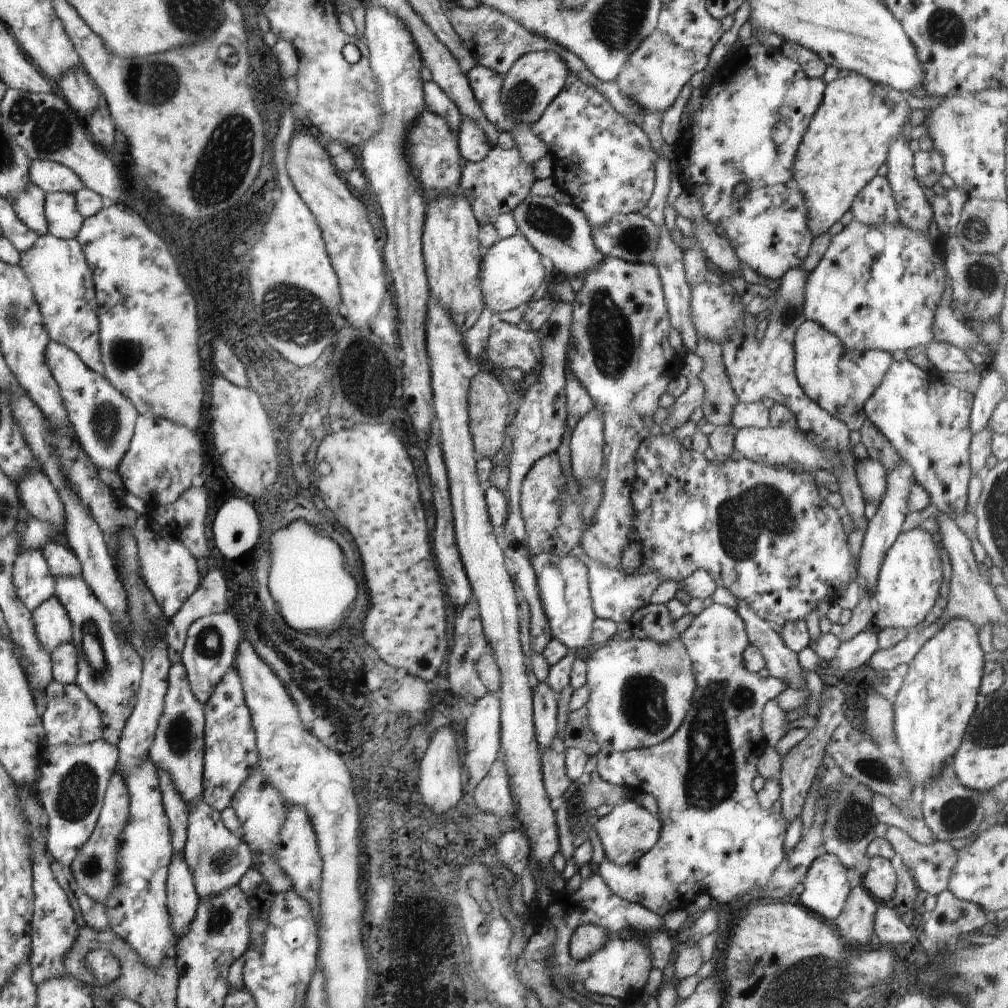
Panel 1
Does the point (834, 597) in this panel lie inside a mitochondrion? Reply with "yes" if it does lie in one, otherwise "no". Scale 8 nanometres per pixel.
no

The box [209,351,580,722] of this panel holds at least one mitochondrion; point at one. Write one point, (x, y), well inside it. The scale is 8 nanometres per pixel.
(406, 683)

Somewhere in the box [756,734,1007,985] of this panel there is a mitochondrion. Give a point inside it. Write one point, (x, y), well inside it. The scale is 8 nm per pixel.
(853, 823)

